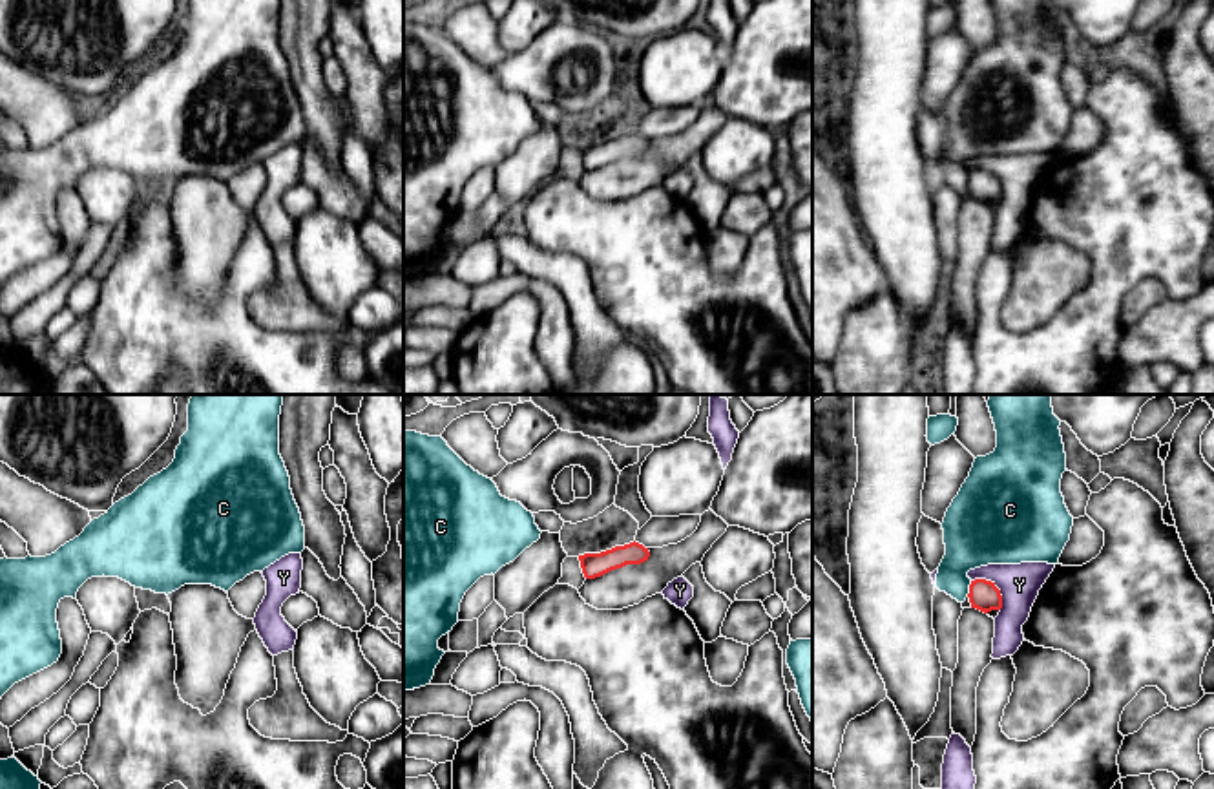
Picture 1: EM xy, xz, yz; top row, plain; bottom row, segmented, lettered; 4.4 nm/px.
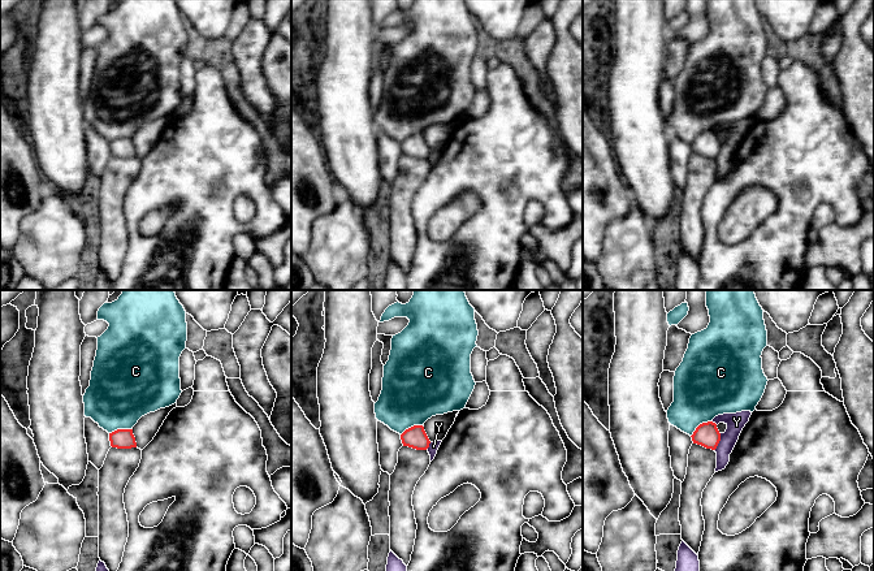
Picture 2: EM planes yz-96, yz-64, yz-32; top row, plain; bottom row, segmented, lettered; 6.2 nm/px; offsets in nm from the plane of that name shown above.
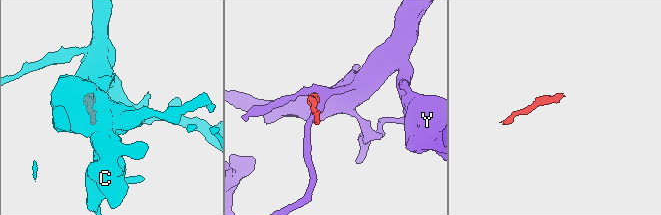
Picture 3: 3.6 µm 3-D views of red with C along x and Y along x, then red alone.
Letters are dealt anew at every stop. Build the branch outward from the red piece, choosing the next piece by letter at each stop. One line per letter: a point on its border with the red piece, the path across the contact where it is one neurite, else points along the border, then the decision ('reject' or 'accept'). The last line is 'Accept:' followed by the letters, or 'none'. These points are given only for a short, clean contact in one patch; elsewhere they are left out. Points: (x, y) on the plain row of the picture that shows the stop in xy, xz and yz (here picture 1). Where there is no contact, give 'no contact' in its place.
C: meets red in yz at (970, 179); border along yz (972, 172), (966, 187); reject
Y: meets red in yz at (995, 178); border along yz (972, 170), (988, 170), (999, 181), (1001, 199); reject
Accept: none

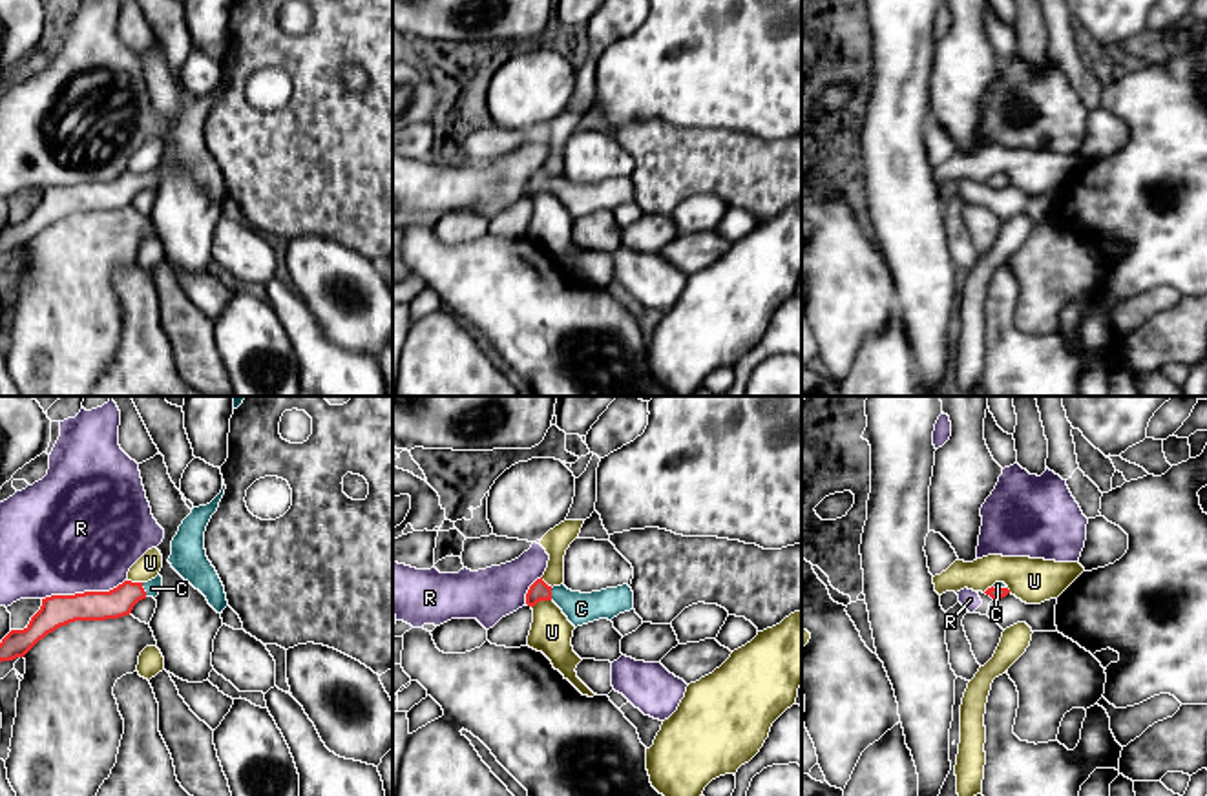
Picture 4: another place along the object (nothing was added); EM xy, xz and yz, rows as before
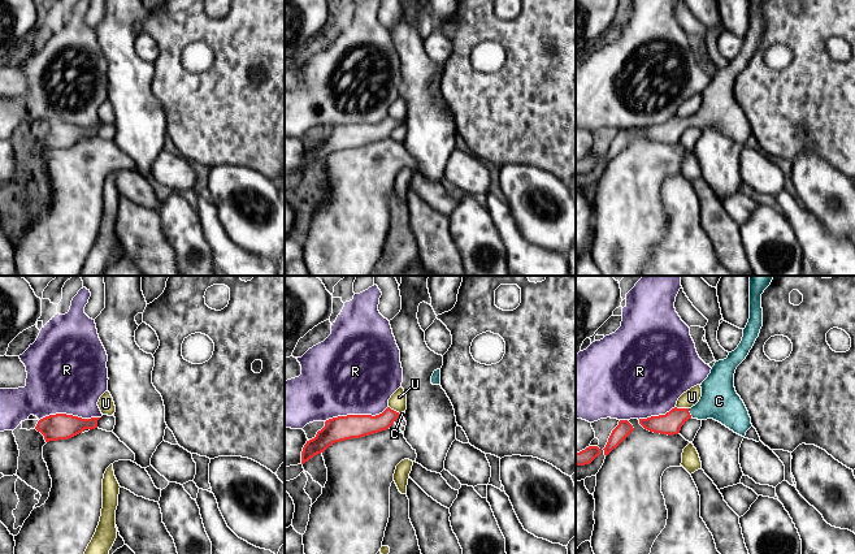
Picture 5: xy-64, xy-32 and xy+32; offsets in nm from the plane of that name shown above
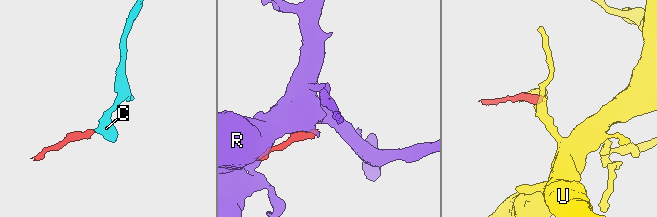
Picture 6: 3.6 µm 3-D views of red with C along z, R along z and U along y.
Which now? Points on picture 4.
C: meets red in xy at (143, 181); runs through xy (119, 192), (132, 183), (143, 181), (152, 179); accept
R: meets red in xy at (84, 183); border along xy (126, 170), (108, 181), (52, 185), (42, 190); reject
U: meets red in xz at (541, 190); border along xz (550, 190), (541, 190), (532, 199); reject
Accept: C

